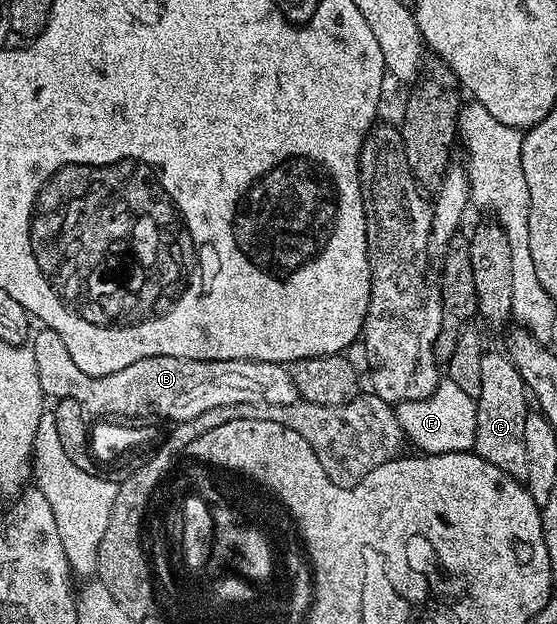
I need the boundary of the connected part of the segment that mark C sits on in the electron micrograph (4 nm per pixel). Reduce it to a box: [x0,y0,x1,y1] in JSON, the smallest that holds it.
[473,350,528,480]

